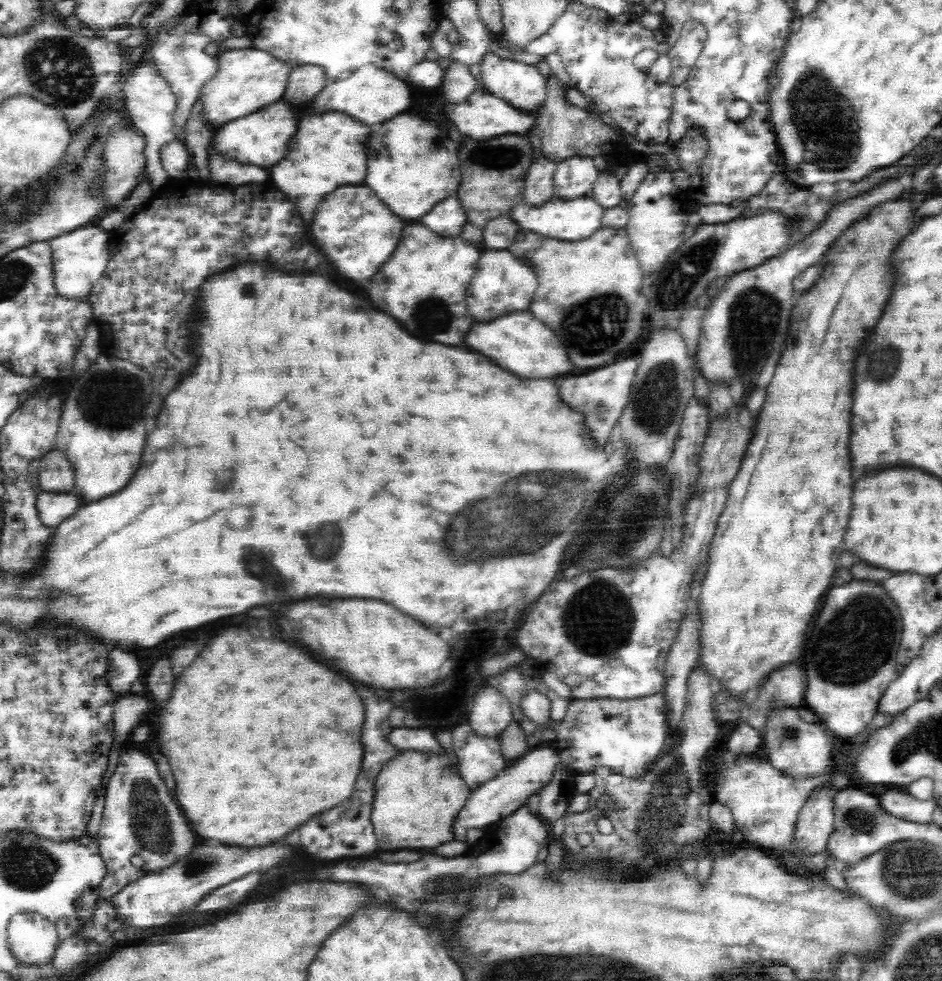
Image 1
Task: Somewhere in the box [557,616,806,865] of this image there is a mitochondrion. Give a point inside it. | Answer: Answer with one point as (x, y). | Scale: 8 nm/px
(667, 807)

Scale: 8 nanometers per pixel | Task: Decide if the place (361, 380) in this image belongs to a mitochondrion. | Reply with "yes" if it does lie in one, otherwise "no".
no

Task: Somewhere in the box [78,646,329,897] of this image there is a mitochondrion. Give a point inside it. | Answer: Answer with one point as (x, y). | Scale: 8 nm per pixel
(152, 832)

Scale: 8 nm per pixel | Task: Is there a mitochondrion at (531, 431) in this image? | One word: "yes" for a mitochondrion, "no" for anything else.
no

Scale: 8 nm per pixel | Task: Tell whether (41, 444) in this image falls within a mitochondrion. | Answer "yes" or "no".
no

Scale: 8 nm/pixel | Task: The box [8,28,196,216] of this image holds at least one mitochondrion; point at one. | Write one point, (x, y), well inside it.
(60, 68)

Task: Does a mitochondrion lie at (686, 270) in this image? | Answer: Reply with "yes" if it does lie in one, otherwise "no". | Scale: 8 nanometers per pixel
yes

